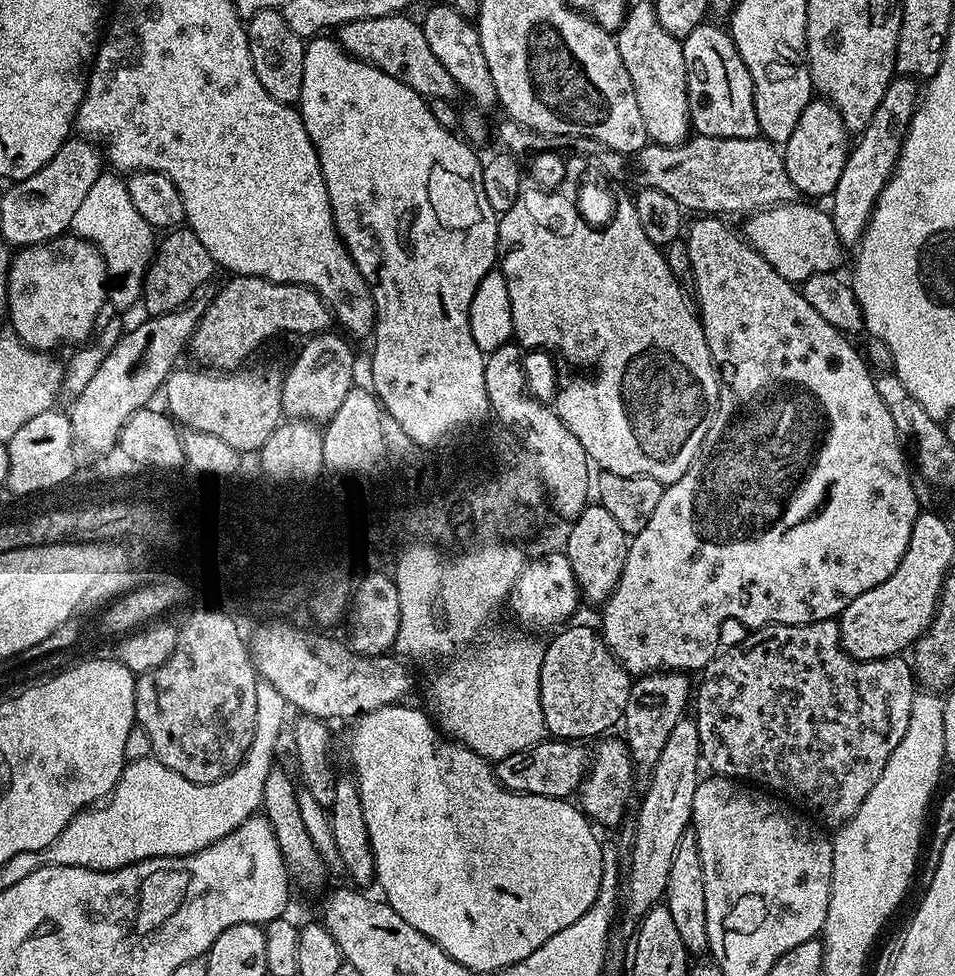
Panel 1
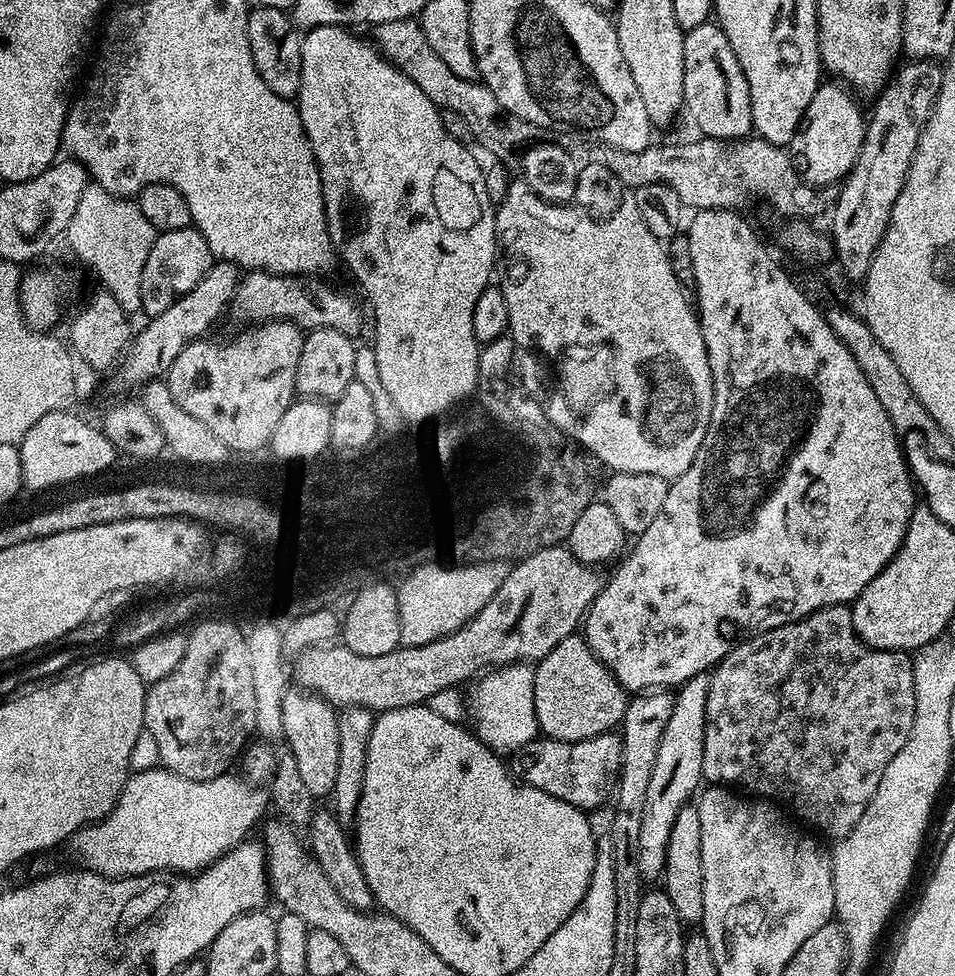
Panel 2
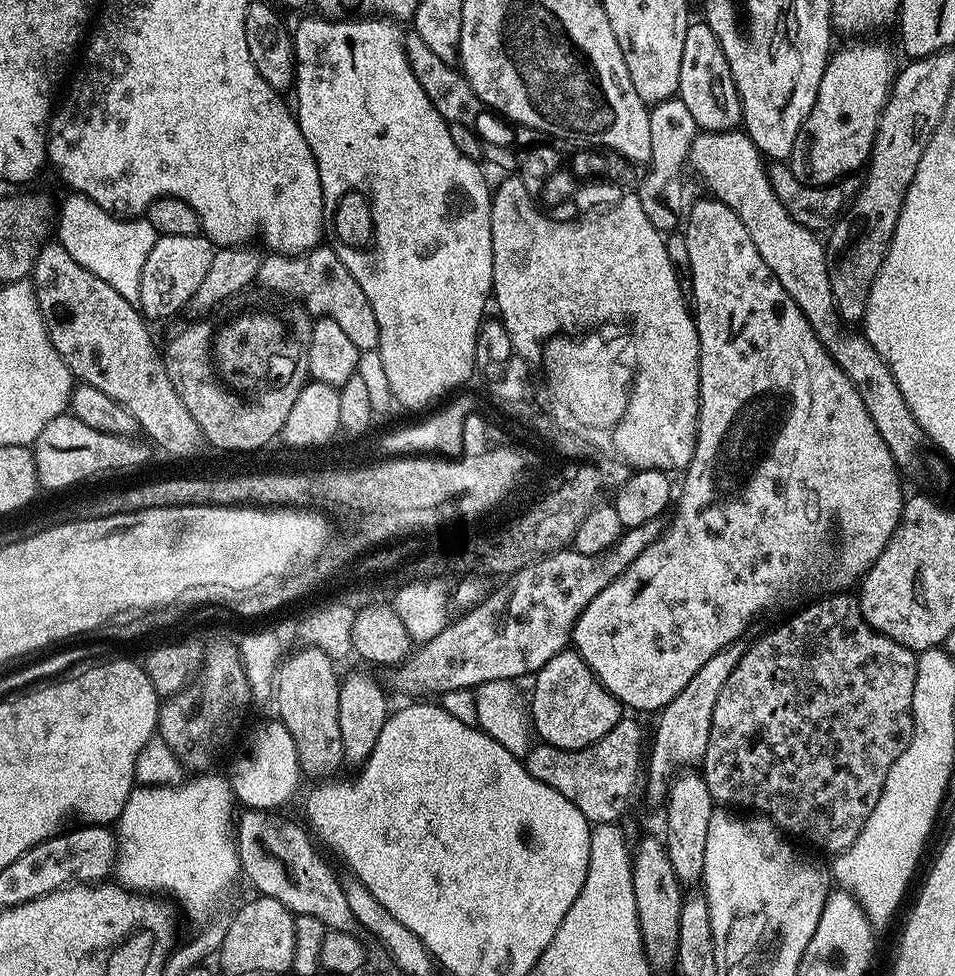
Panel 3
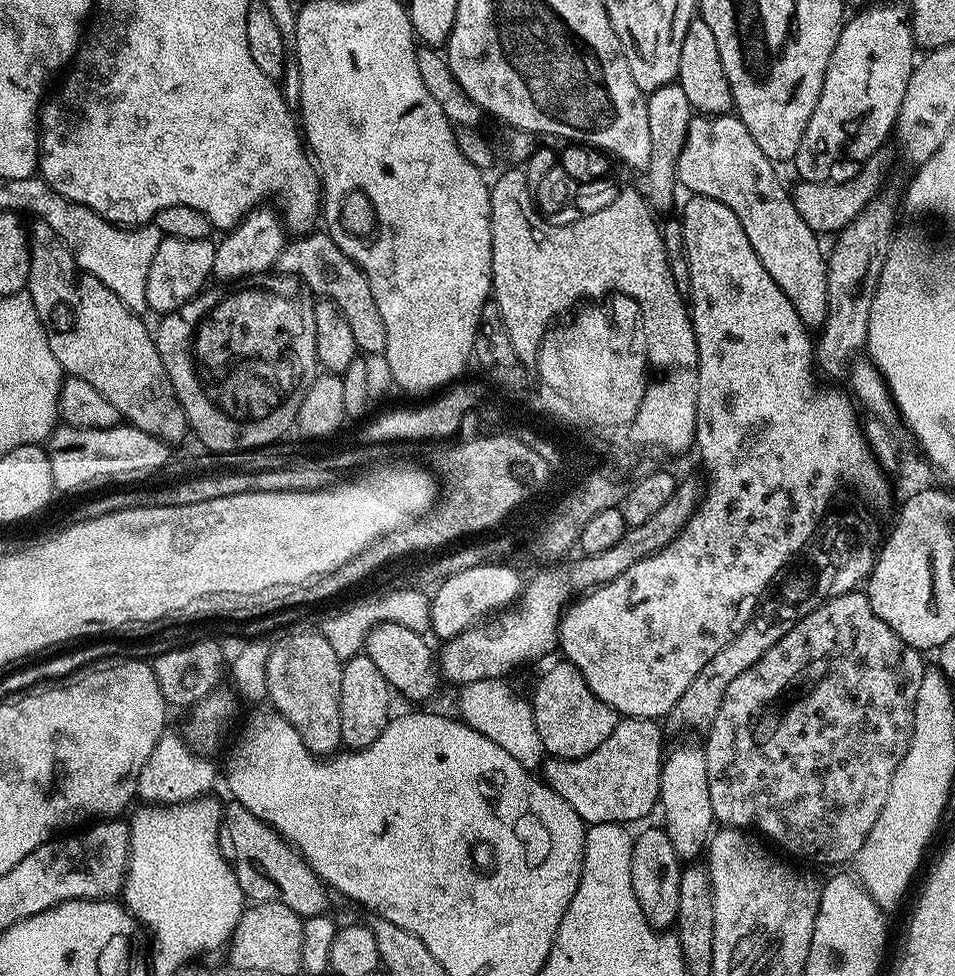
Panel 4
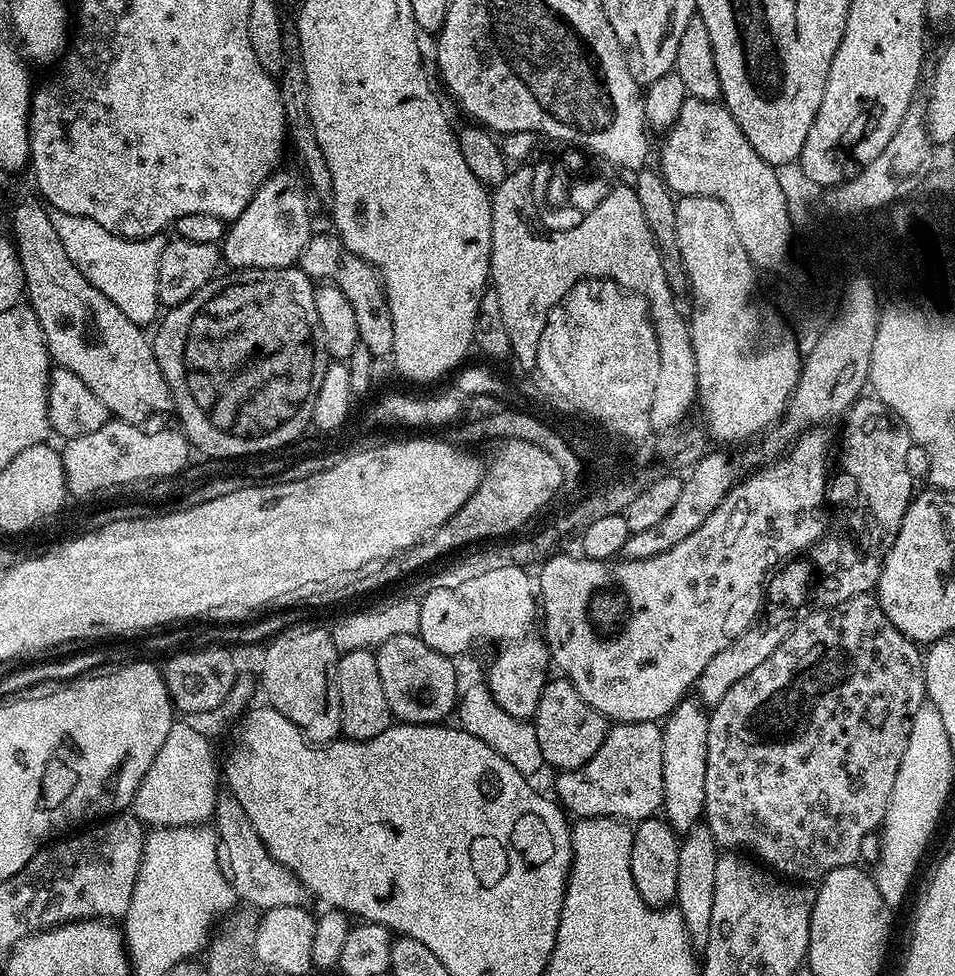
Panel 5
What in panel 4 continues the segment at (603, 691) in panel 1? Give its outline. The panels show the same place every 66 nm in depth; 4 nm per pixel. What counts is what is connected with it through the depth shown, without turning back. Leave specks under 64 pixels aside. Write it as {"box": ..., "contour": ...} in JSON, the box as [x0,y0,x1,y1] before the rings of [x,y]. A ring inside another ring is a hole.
{"box":[530,662,618,760],"contour":[[[569,662],[556,664],[536,684],[536,693],[530,696],[533,720],[541,736],[545,753],[564,760],[577,760],[602,746],[614,726],[618,713],[592,692],[580,669]]]}

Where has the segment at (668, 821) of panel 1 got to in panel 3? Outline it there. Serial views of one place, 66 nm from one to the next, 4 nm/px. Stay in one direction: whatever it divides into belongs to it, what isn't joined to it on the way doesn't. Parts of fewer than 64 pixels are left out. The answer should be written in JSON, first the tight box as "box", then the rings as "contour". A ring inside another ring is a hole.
{"box":[646,642,745,805],"contour":[[[737,642],[726,646],[686,686],[682,686],[679,694],[667,706],[659,709],[660,721],[656,724],[656,737],[652,740],[652,757],[646,760],[646,776],[648,772],[648,800],[652,804],[663,805],[668,799],[670,785],[681,774],[687,773],[695,766],[703,765],[706,746],[710,738],[712,711],[714,702],[718,702],[718,694],[726,684],[726,678],[734,670],[744,653],[745,645]]]}

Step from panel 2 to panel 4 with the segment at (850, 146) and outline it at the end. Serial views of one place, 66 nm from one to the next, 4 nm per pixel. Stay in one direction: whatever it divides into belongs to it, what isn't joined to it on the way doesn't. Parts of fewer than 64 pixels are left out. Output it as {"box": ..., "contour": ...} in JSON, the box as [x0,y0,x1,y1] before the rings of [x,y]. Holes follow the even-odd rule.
{"box":[794,8,913,181],"contour":[[[868,8],[845,23],[834,54],[830,54],[818,106],[814,106],[798,142],[794,167],[800,180],[831,181],[832,171],[843,156],[865,162],[878,150],[877,141],[892,120],[896,95],[900,94],[904,72],[908,72],[908,51],[913,48],[909,21],[896,8]]]}

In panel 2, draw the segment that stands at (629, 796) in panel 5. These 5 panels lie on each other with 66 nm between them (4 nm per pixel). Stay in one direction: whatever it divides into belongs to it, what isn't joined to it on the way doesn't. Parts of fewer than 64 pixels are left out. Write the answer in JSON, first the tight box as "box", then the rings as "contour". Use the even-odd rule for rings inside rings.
{"box":[510,731,624,810],"contour":[[[615,731],[578,742],[537,738],[511,753],[510,771],[521,785],[542,790],[581,810],[589,810],[588,808],[598,807],[607,796],[609,799],[610,789],[617,779],[620,759],[623,757],[624,745]]]}

